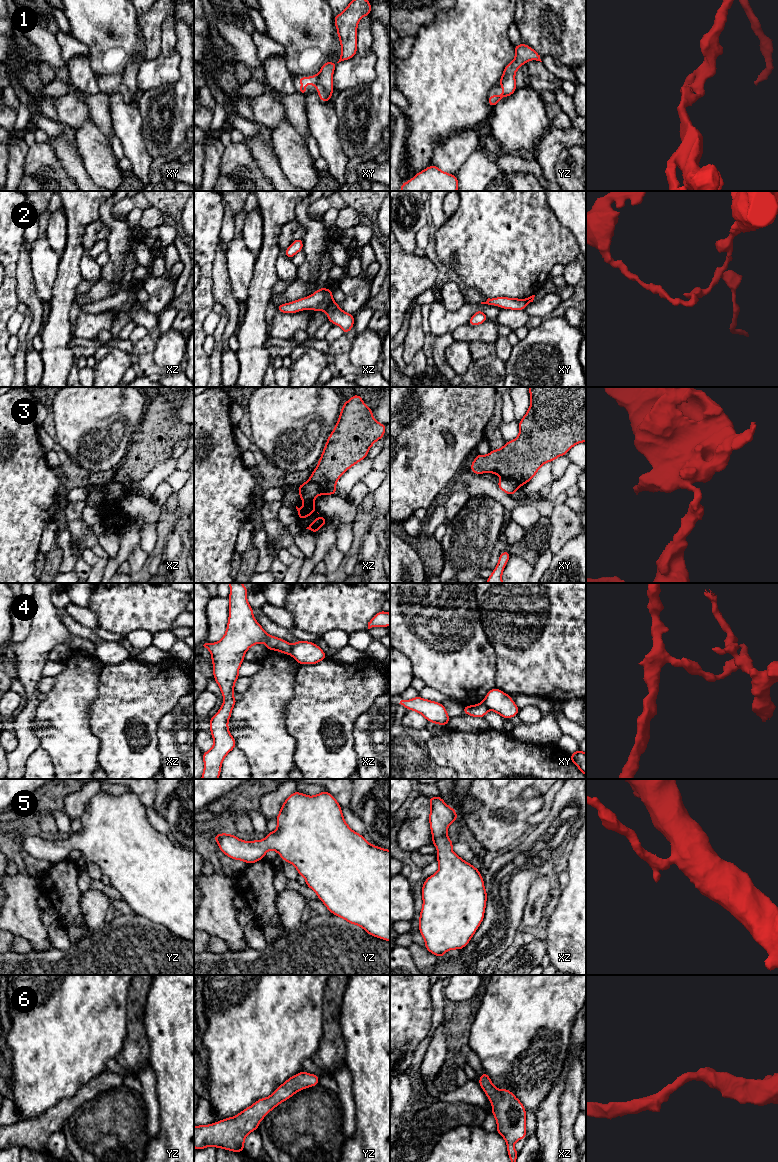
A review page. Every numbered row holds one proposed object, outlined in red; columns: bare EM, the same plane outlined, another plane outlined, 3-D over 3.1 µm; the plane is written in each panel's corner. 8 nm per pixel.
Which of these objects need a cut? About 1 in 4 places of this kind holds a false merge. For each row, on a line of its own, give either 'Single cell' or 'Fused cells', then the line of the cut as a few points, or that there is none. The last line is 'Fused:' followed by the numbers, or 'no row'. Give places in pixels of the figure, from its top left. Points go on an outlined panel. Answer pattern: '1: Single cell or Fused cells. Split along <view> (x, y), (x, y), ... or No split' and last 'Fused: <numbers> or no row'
1: Single cell. No split
2: Fused cells. Split along xz (333, 301), (324, 310)
3: Fused cells. Split along xz (317, 483), (318, 493), (311, 499), (303, 501)
4: Fused cells. Split along xz (291, 644), (288, 653)
5: Single cell. No split
6: Single cell. No split
Fused: 2, 3, 4

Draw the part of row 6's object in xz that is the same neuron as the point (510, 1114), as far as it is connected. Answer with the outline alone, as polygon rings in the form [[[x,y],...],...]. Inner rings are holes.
[[[485,1071],[479,1078],[479,1085],[492,1104],[496,1132],[506,1141],[510,1161],[516,1162],[519,1153],[514,1144],[526,1137],[526,1109],[511,1091],[504,1088],[498,1090]]]

